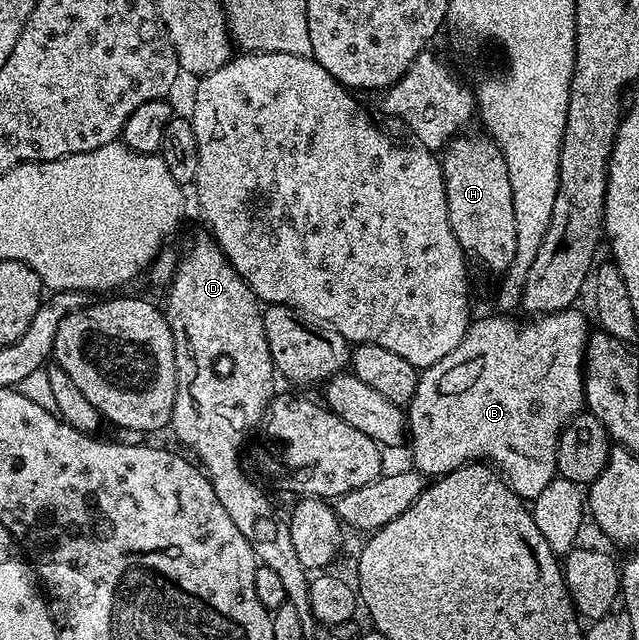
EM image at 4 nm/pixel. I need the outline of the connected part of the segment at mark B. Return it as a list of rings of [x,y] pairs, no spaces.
[[[576,309],[566,311],[553,311],[540,314],[538,317],[531,317],[528,323],[519,323],[515,317],[505,315],[488,314],[488,319],[479,319],[468,326],[465,337],[461,337],[461,345],[453,349],[453,353],[445,353],[441,361],[437,361],[431,367],[422,368],[419,384],[415,390],[415,395],[405,408],[405,427],[409,432],[409,447],[411,443],[411,459],[414,470],[419,471],[424,477],[438,477],[448,475],[450,471],[456,471],[459,467],[464,467],[467,463],[482,461],[495,468],[502,475],[508,485],[517,493],[519,498],[530,501],[549,485],[557,477],[555,466],[557,465],[557,445],[559,435],[563,431],[565,424],[584,410],[583,402],[583,365],[587,354],[587,340],[589,338],[589,326],[587,319]]]

